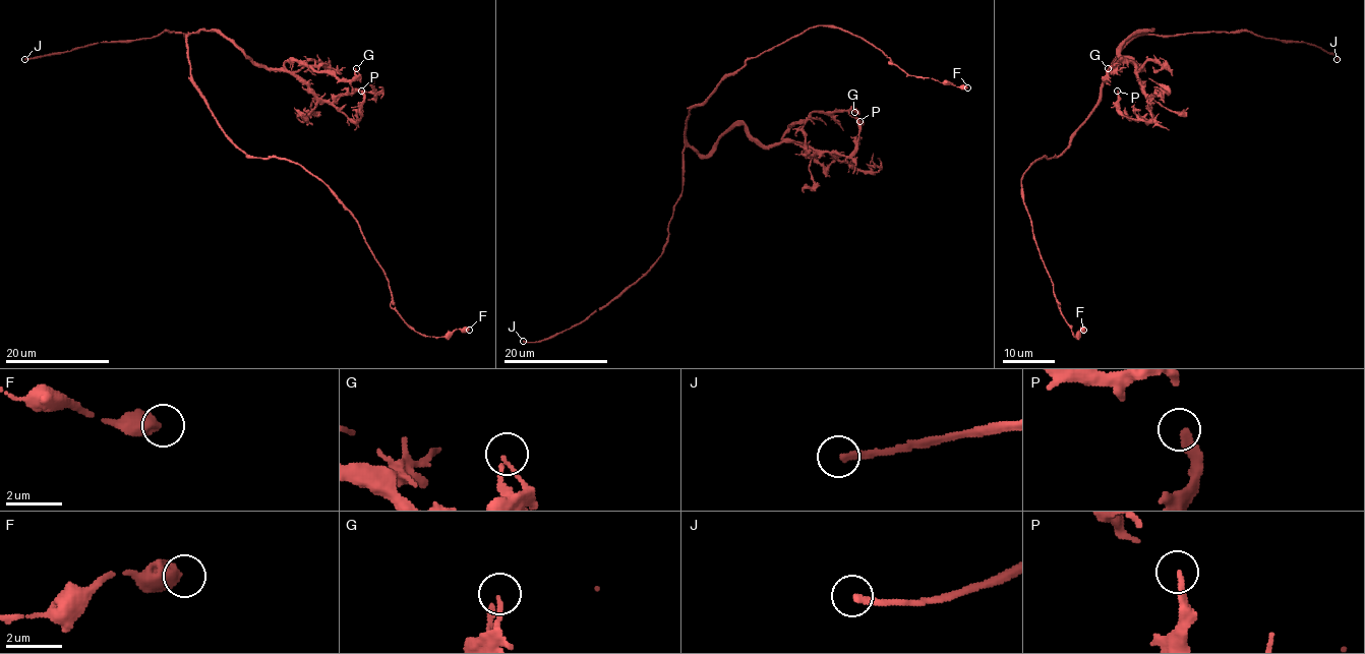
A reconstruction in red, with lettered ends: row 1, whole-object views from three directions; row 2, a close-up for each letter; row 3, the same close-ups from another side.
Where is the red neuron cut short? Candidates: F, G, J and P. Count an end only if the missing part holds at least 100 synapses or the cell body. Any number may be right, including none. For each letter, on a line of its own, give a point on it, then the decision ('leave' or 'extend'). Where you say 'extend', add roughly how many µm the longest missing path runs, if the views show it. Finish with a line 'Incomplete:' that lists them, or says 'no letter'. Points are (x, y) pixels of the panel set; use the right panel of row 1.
F: place (1083, 330); leave
G: place (1108, 68); leave
J: place (1337, 59); extend; missing 90 µm
P: place (1117, 91); leave
Incomplete: J

